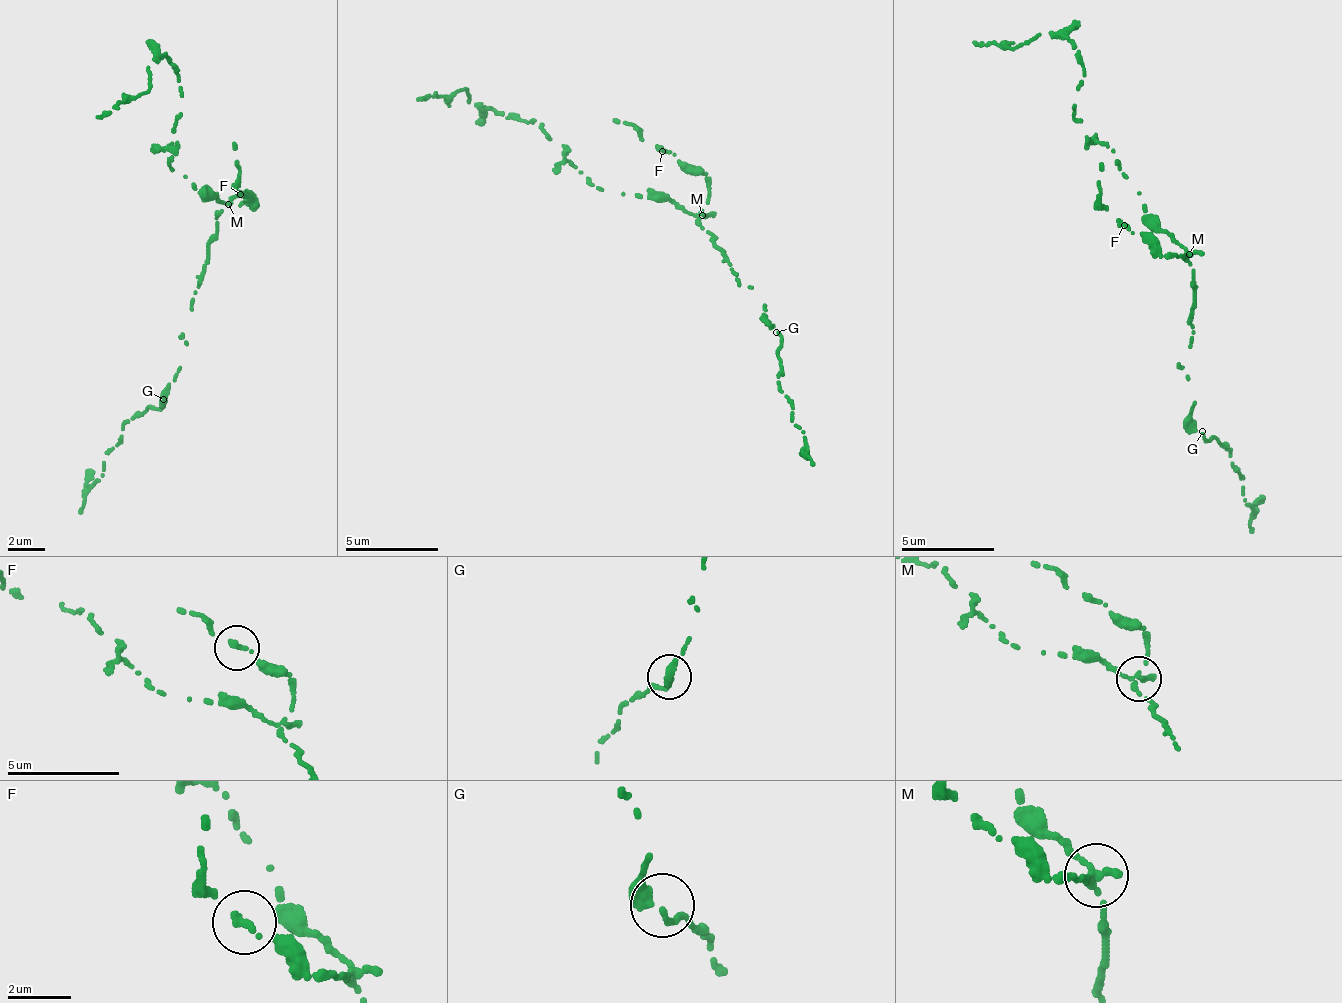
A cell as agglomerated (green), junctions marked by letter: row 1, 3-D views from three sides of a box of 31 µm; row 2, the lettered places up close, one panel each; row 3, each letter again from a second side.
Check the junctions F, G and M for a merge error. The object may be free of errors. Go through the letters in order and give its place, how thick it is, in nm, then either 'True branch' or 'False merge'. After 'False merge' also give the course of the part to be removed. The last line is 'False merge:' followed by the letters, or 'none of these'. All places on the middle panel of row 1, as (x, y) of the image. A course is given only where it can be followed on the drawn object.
F: Place: (662, 151). Thickness 180 nm. True branch
G: Place: (776, 332). Thickness 280 nm. True branch
M: Place: (702, 215). Thickness 260 nm. False merge. Course of the part to remove: (701, 214), (654, 198), (602, 189), (546, 129), (476, 103), (462, 88), (419, 99)
False merge: M

